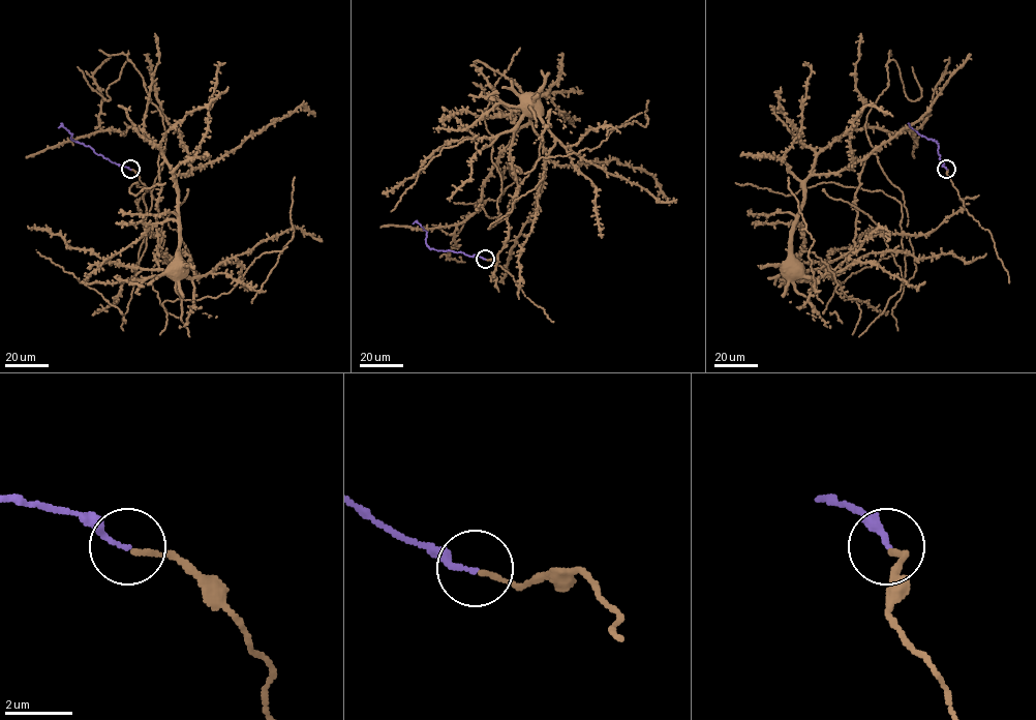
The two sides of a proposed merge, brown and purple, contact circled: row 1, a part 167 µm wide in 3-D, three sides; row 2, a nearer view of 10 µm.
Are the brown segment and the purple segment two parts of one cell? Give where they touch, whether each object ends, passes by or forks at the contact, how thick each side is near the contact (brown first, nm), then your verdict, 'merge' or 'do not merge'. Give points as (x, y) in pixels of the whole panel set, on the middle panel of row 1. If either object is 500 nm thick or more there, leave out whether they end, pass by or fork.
place (485, 259); brown ends; purple ends; calibres 140 and 150 nm; merge

